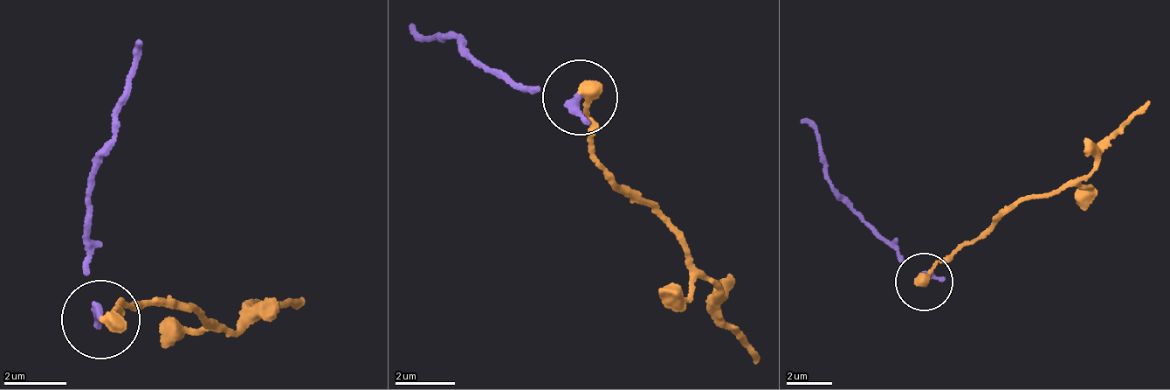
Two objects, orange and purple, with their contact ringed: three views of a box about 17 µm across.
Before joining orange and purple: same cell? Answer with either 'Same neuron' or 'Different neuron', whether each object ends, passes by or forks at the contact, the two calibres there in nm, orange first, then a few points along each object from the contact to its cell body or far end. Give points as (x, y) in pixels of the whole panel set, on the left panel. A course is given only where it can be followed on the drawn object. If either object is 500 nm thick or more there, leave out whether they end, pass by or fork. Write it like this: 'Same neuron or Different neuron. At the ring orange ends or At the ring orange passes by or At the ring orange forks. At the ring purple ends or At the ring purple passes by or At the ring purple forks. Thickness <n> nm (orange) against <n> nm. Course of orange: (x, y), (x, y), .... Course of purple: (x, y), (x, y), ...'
Different neuron. At the ring orange ends. At the ring purple ends. Thickness 420 nm (orange) against 280 nm. Course of orange: (100, 320), (126, 303), (194, 314), (209, 328), (298, 296). Course of purple: (100, 320), (89, 191), (120, 121), (138, 39)

